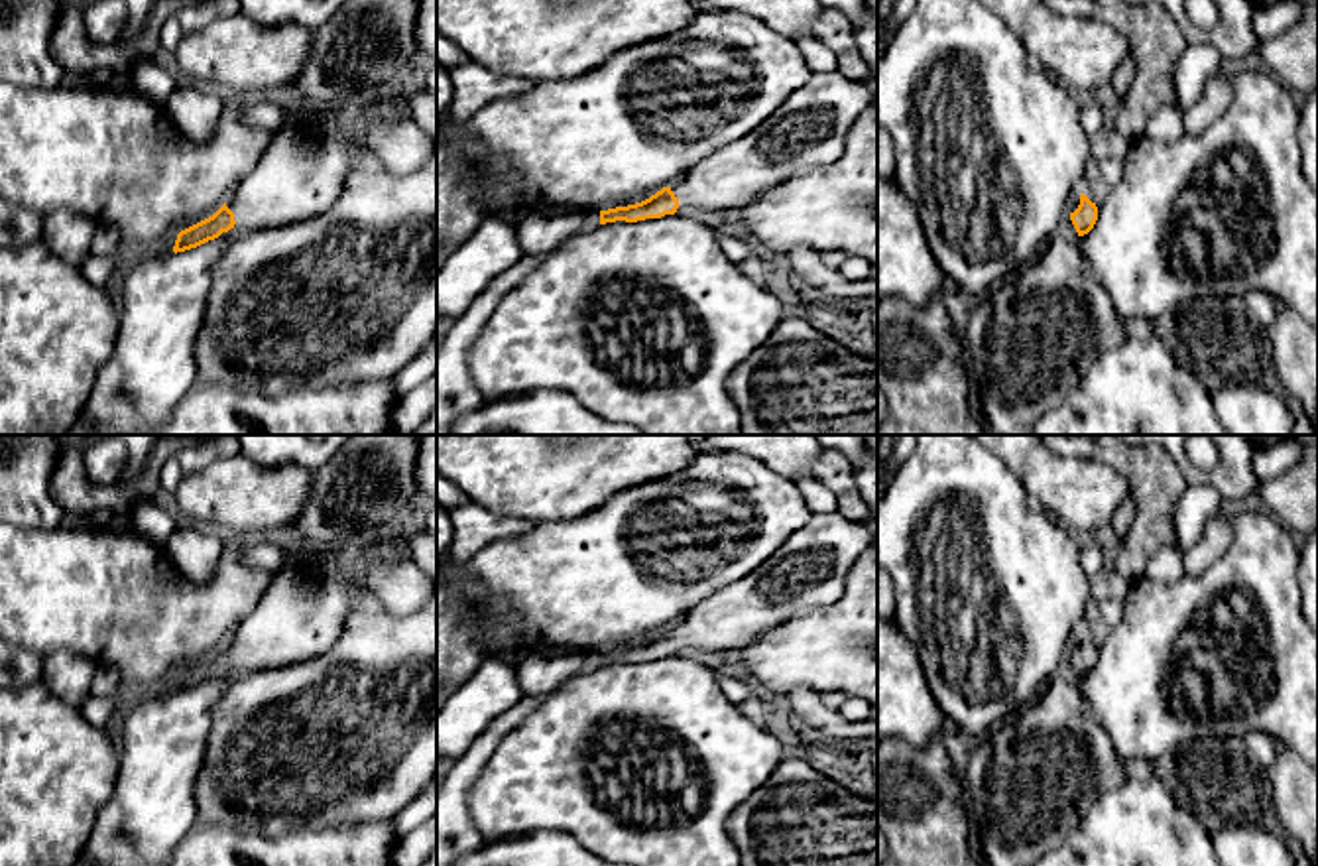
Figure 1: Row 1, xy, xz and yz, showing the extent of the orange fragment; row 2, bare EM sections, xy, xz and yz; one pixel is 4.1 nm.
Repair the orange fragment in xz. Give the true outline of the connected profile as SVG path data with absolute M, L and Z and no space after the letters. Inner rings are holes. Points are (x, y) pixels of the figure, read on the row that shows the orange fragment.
M840 71L812 73L765 122L736 142L728 142L696 163L687 177L673 187L663 187L649 199L600 211L600 224L675 215L679 207L710 211L742 209L777 187L789 177L801 175L816 165L836 161L844 152L844 140L860 114L871 104L866 81L856 81Z

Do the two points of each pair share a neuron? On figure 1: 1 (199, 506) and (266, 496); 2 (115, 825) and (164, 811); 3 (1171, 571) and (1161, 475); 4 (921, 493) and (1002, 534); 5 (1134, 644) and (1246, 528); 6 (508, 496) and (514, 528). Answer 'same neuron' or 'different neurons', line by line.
1: same neuron
2: same neuron
3: different neurons
4: same neuron
5: same neuron
6: different neurons

